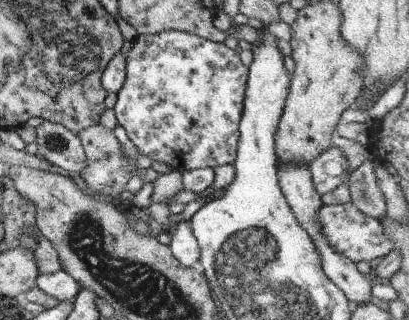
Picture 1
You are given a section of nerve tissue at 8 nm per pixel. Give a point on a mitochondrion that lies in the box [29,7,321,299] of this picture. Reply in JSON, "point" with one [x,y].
{"point":[55,141]}

